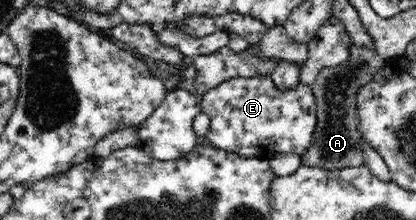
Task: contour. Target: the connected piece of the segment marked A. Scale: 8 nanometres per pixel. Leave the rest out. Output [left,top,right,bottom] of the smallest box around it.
[301,44,386,171]

